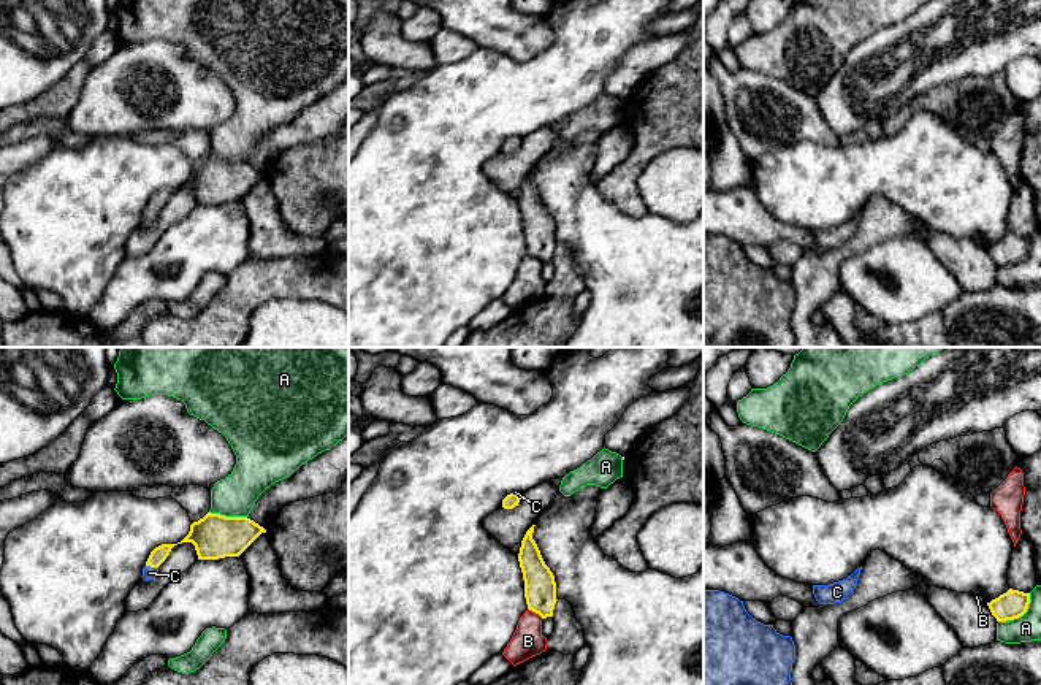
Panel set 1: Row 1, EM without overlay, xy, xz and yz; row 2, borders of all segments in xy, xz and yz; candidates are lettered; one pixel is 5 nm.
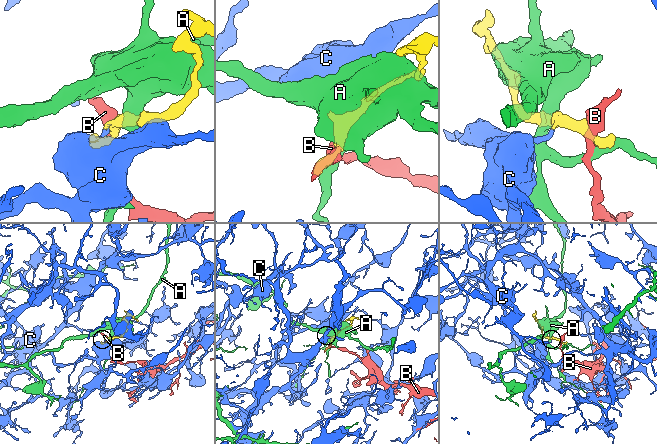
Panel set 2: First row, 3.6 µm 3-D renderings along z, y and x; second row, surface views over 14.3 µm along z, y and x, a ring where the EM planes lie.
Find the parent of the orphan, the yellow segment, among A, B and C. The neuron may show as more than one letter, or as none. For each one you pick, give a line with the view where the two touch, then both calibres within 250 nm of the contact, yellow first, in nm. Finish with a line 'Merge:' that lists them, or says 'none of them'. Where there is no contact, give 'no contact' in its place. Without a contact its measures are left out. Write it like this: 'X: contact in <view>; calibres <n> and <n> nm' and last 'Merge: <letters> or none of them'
C: contact in xy; calibres 80 and 70 nm
Merge: C

